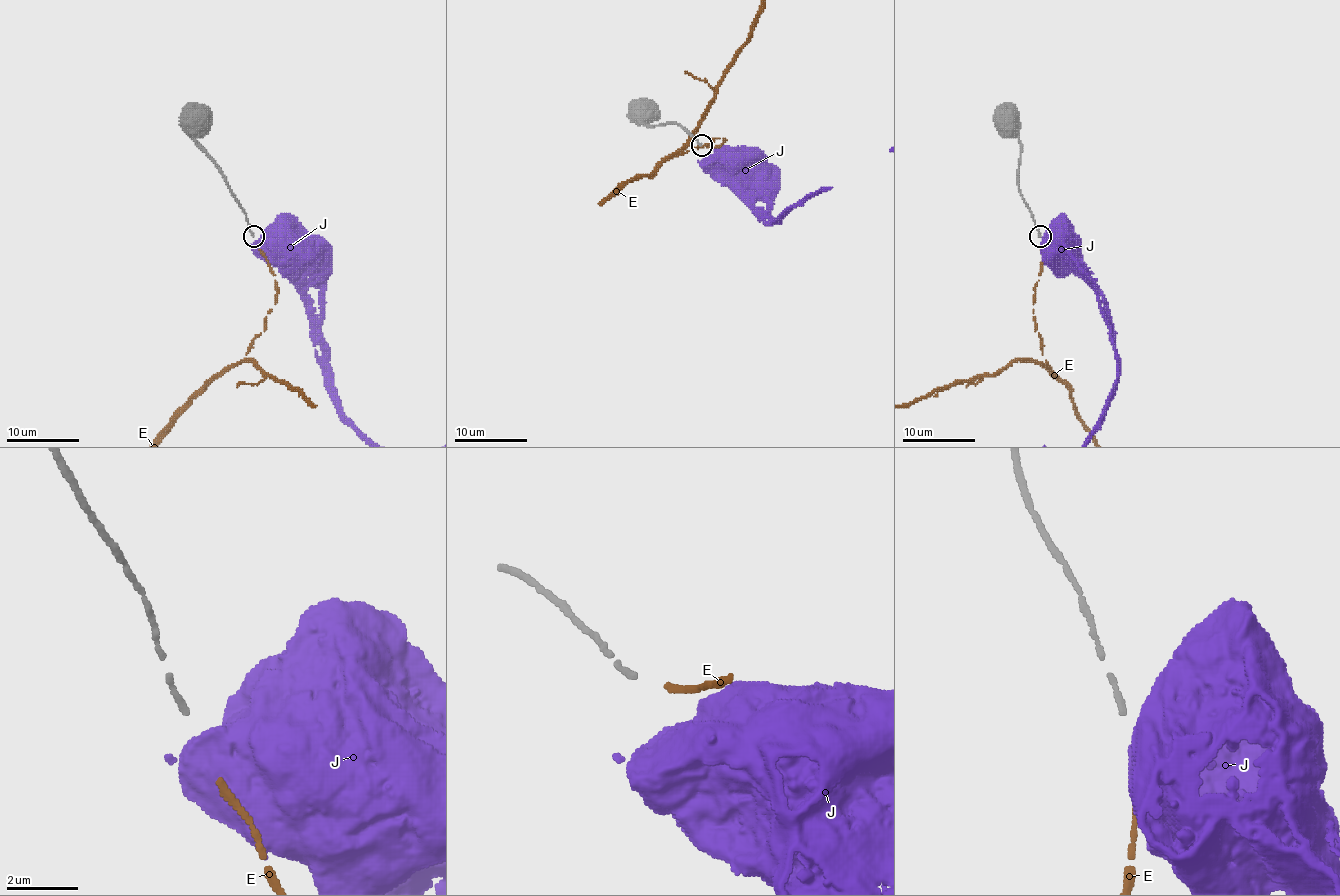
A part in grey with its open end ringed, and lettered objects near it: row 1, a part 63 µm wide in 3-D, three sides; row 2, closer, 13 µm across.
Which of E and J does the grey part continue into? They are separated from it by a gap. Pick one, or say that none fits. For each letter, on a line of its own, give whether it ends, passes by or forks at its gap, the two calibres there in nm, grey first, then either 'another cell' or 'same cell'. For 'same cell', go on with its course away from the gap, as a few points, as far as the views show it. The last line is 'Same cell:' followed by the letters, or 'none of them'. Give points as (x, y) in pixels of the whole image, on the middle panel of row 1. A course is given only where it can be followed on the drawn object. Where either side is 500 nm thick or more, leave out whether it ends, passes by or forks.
E: it ends there; 160 nm thick on the grey side, 180 nm on the other; same cell
J: 160 nm thick on the grey side, 700 nm on the other; another cell
Same cell: E

